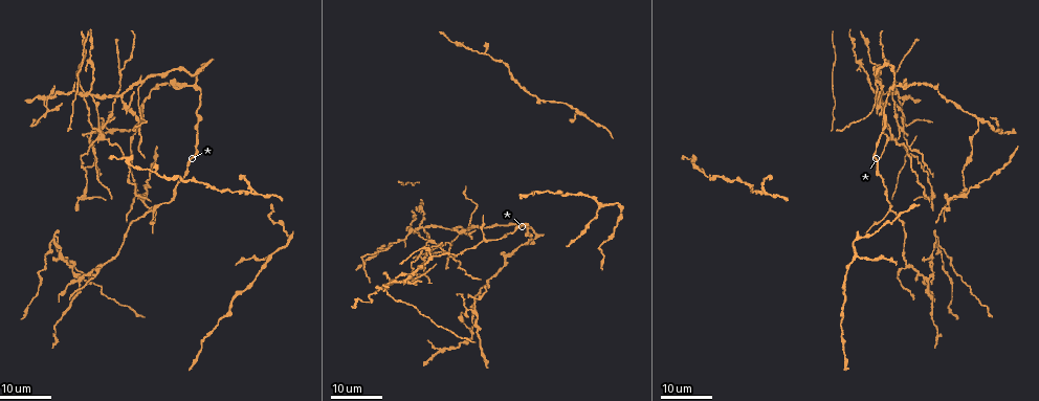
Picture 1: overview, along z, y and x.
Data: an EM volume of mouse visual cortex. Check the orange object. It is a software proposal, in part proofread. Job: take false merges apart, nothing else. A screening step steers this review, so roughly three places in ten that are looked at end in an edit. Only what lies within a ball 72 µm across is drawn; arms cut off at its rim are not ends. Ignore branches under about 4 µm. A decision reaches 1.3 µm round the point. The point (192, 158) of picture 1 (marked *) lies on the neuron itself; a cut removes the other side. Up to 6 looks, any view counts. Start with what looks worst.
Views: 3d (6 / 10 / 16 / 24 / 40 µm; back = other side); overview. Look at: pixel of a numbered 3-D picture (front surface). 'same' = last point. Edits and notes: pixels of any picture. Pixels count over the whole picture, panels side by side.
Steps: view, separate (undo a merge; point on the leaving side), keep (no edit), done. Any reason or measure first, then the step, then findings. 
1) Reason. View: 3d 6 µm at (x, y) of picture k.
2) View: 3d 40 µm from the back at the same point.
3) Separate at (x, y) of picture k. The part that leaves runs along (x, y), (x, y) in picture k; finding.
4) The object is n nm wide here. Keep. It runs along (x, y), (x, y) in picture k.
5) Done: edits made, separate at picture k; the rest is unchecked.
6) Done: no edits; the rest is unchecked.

Side arm on a straight run. View: 3d 16 µm at (484, 238) of picture 1.

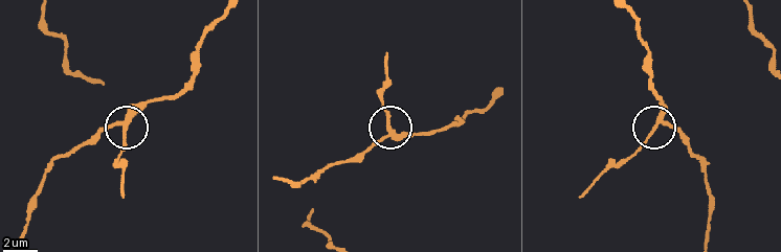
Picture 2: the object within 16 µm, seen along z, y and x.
View: 3d 6 µm at (389, 129) of picture 2.

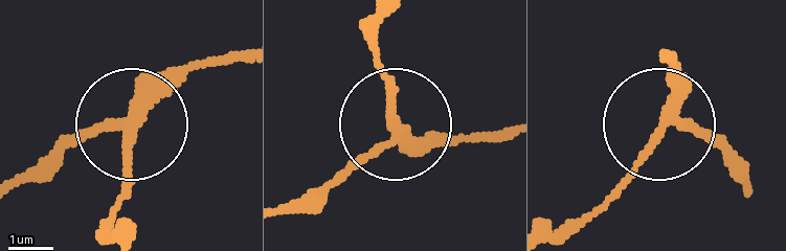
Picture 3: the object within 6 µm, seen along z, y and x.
3 arms meet here. Separate at (129, 163) of picture 3. The part that leaves runs along (138, 119), (115, 232) in picture 3; two neurons meet here.

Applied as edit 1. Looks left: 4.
Branch point. View: 3d 16 µm at (928, 278) of picture 1.

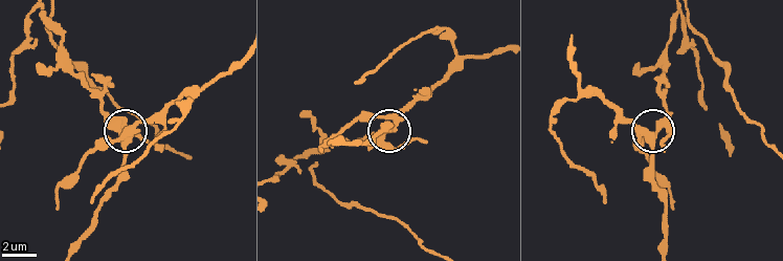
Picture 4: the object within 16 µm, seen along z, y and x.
Zoom in. View: 3d 6 µm at (385, 133) of picture 4.

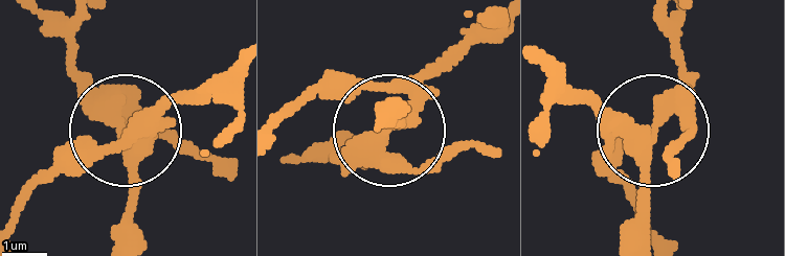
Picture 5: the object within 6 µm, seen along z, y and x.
The object is 360 nm wide here. Separate at (73, 40) of picture 5. The part that leaves runs along (101, 95), (47, 21) in picture 5; a second neuron is stuck on.

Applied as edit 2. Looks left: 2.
View: 3d 24 µm at (140, 88) of picture 1.

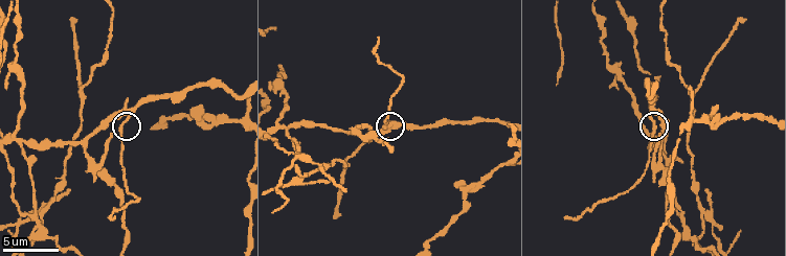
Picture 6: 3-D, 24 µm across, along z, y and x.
Closer look. View: 3d 10 µm at (654, 124) of picture 6.

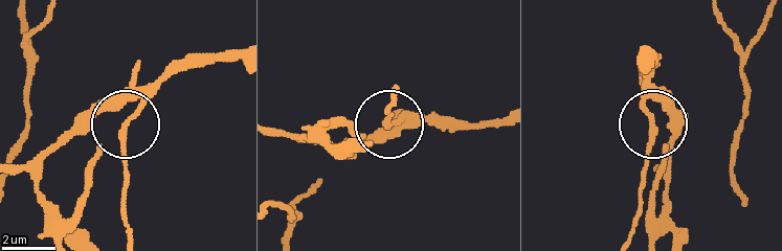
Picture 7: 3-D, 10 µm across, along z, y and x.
Keep. It runs along (235, 51), (195, 53), (147, 98), (127, 133), (127, 211) in picture 7; one neuron here.

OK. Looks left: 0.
Done: edits made, separate at picture 3, separate at picture 5; the rest is unchecked.

